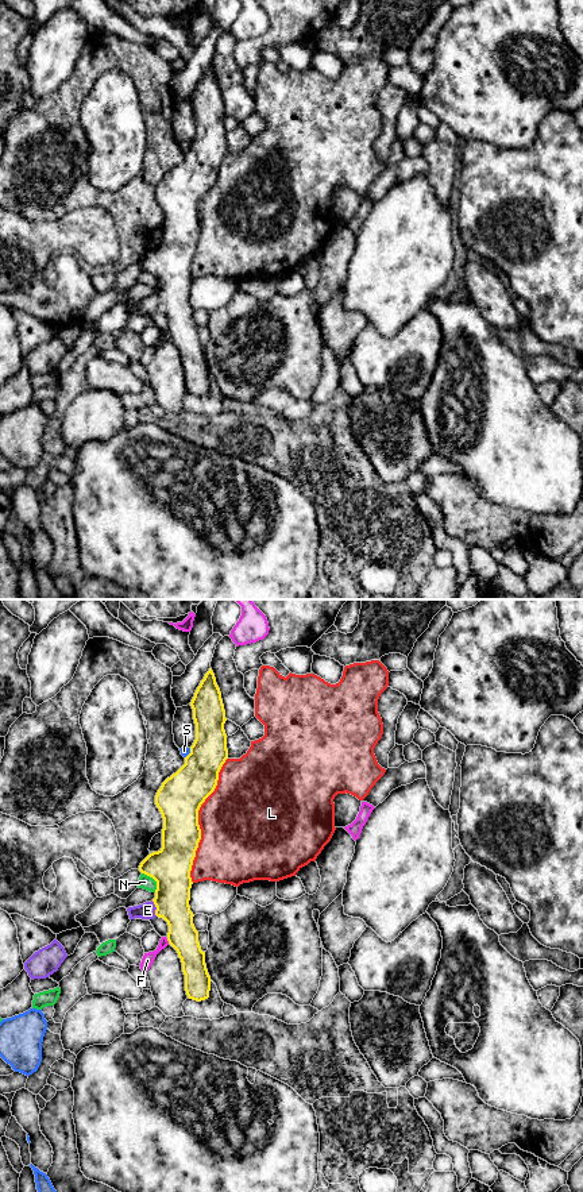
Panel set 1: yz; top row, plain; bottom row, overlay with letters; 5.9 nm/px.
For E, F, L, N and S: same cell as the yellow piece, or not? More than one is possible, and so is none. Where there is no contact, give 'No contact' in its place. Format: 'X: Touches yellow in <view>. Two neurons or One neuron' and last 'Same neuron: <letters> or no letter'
E: Touches yellow in yz. One neuron
F: Touches yellow in yz. Two neurons
L: Touches yellow in yz. Two neurons
N: Touches yellow in yz. Two neurons
S: Touches yellow in yz. Two neurons
Same neuron: E

